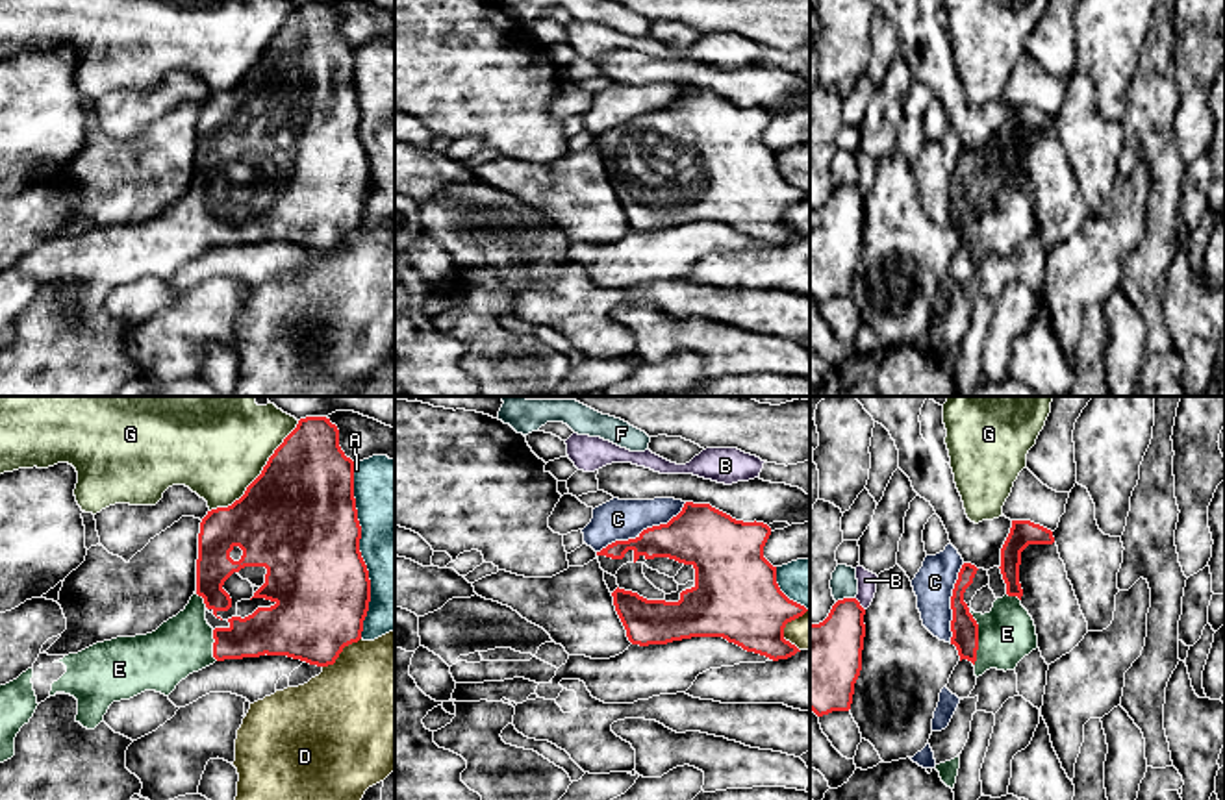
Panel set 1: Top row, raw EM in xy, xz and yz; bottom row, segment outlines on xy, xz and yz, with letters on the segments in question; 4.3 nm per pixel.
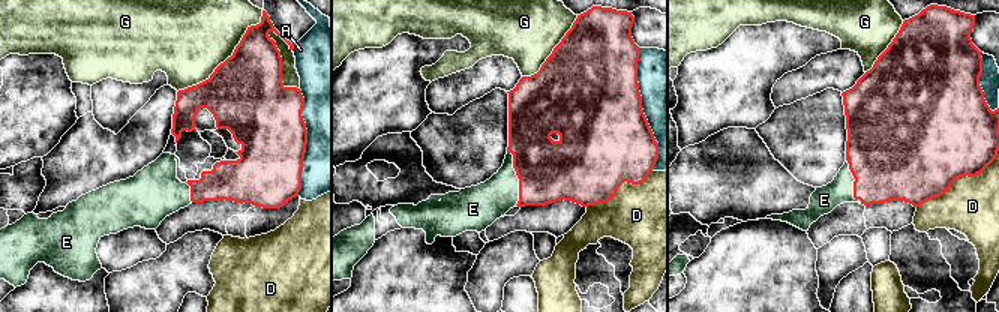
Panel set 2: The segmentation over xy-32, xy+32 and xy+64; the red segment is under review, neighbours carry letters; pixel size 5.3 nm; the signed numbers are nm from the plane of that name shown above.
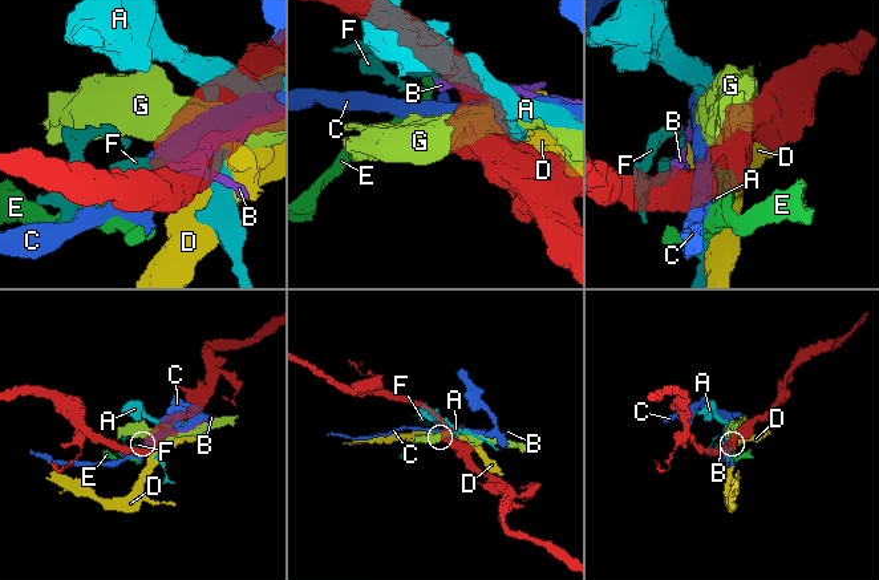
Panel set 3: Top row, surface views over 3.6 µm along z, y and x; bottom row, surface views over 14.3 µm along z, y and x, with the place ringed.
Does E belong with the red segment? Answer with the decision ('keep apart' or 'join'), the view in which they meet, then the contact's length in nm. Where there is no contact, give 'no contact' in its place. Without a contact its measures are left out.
join; meets red in yz; contact 240 nm long

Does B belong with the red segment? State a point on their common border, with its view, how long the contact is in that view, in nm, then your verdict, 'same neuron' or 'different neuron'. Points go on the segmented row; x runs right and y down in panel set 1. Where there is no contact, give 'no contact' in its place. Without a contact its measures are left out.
yz (858, 604) | 70 nm | different neuron

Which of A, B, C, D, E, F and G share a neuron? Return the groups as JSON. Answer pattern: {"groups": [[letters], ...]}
{"groups": [["A"], ["B"], ["C"], ["D"], ["E"], ["F"], ["G"]]}

